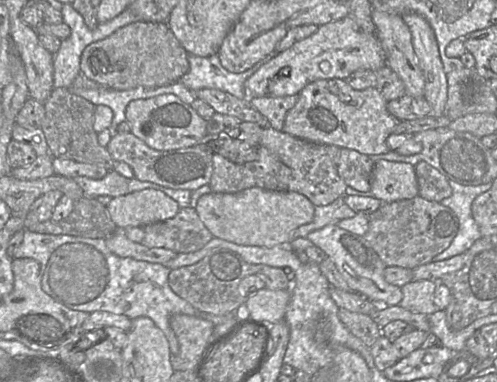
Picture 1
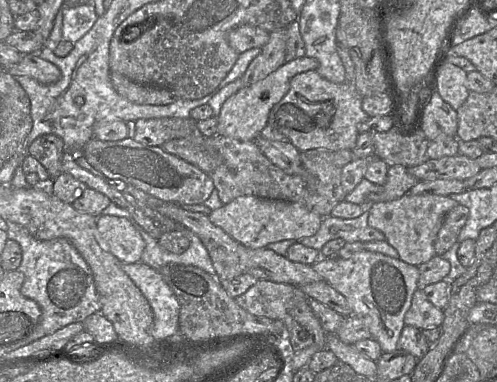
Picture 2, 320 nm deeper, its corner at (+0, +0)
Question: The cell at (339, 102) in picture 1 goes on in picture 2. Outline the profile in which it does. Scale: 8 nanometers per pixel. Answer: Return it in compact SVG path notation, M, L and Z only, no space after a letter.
M316 70L306 71L290 79L289 90L272 107L267 125L284 135L300 152L311 149L327 149L329 151L352 150L359 135L357 126L369 118L362 109L362 99L363 97L352 83L348 81L333 83L323 78Z

